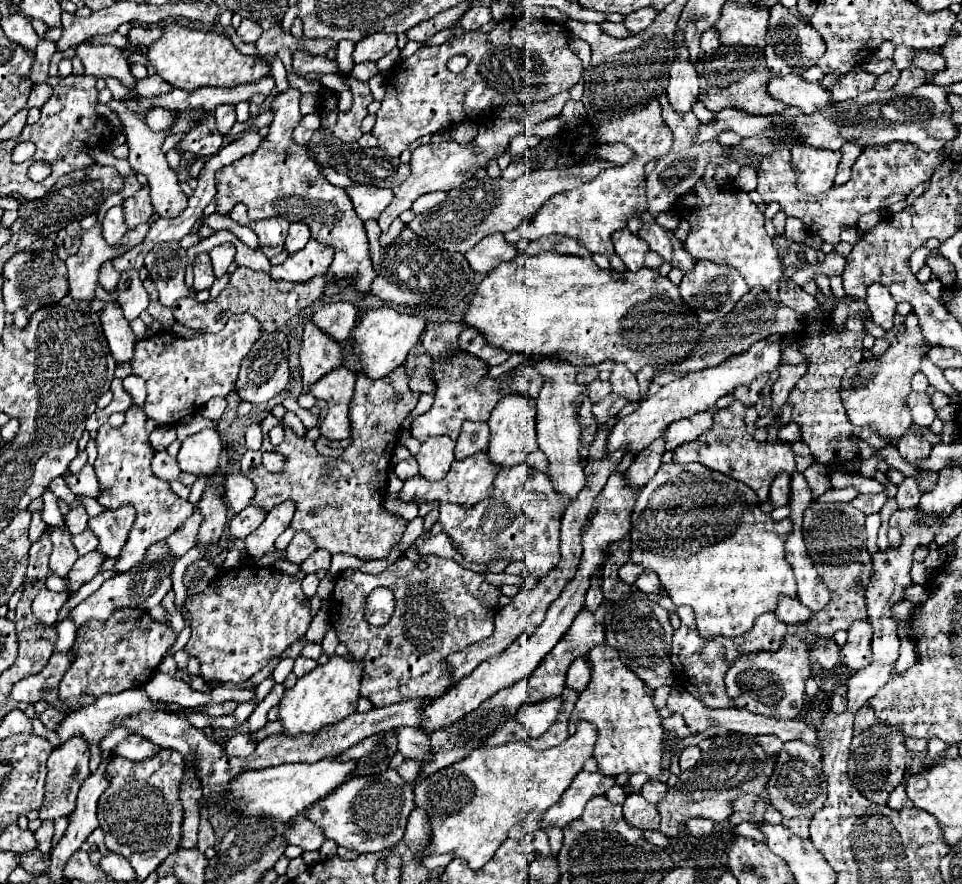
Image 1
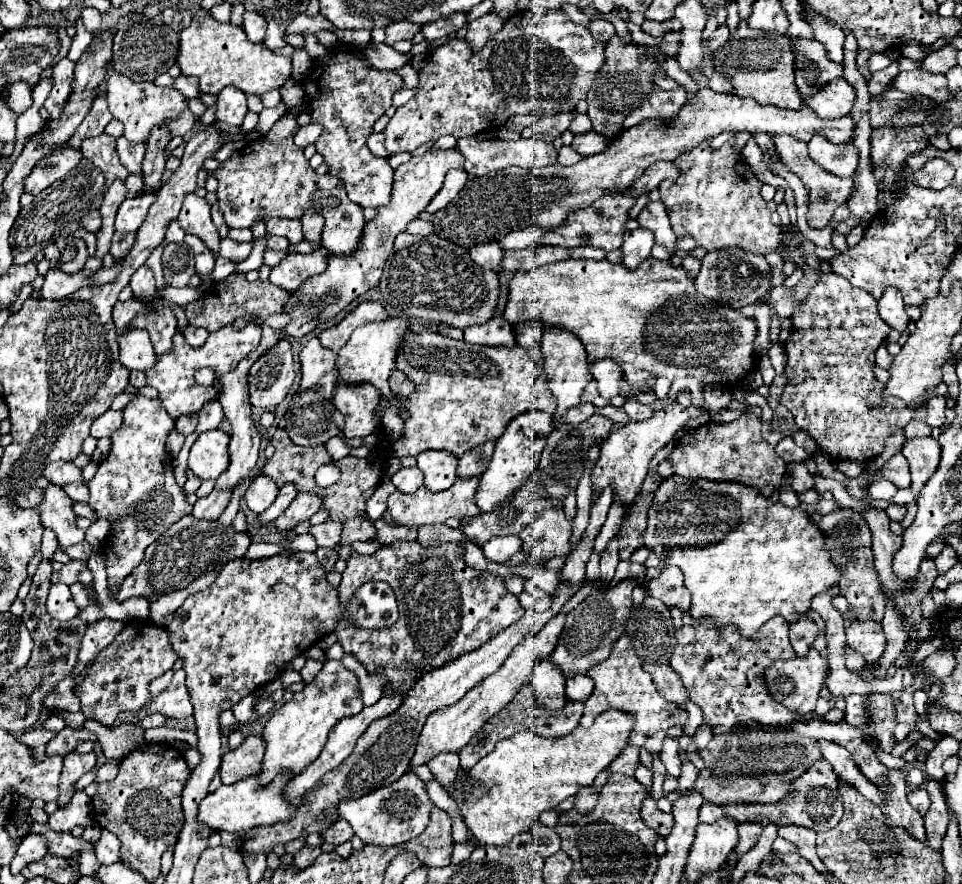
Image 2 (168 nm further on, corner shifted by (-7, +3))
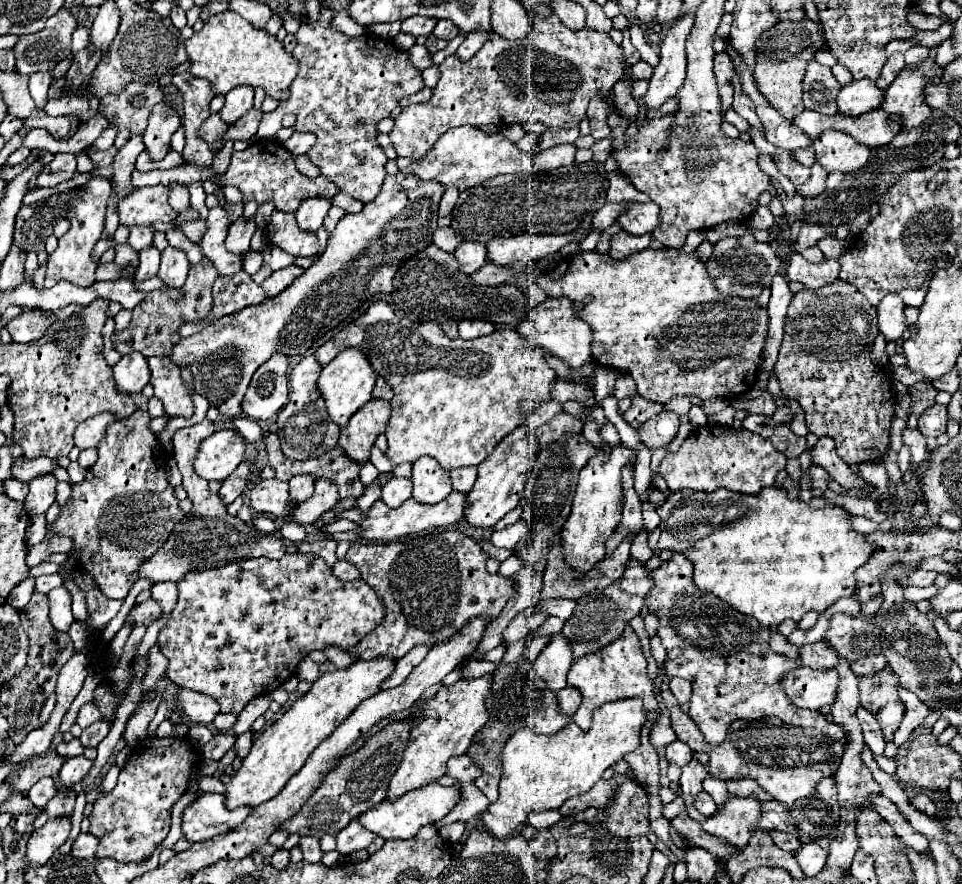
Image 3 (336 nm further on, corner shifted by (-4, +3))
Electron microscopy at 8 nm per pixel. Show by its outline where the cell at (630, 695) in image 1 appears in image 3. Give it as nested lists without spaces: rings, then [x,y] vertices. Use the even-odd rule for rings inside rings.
[[[627,625],[623,629],[621,637],[615,639],[611,645],[605,645],[599,651],[587,653],[581,659],[577,659],[573,663],[573,667],[571,667],[571,671],[569,671],[567,685],[577,687],[581,697],[583,697],[581,707],[577,709],[575,719],[573,719],[581,729],[589,729],[589,721],[591,721],[593,709],[601,707],[607,701],[641,697],[643,705],[647,707],[647,713],[657,709],[657,699],[655,699],[655,693],[653,693],[653,683],[647,677],[647,661],[645,661],[639,637],[631,629],[631,625]]]

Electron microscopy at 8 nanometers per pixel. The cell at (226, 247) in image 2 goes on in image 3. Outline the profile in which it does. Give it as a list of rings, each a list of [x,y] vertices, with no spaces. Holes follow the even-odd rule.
[[[243,215],[237,217],[237,219],[231,223],[231,227],[229,227],[227,249],[229,249],[229,251],[247,253],[253,233],[255,233],[255,217],[251,217],[251,219],[245,219]]]

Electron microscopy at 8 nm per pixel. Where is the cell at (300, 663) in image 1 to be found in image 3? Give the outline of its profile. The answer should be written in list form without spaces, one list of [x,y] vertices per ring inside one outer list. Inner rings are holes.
[[[311,657],[303,659],[303,663],[299,665],[299,671],[297,671],[297,677],[313,683],[313,681],[319,677],[319,665],[317,665]]]

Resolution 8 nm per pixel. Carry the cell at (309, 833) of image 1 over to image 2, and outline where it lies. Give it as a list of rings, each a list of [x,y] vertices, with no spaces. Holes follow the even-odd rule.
[[[338,819],[334,825],[330,825],[326,831],[322,831],[322,841],[324,843],[332,843],[332,845],[340,845],[344,841],[352,839],[352,831],[350,825],[344,819]]]

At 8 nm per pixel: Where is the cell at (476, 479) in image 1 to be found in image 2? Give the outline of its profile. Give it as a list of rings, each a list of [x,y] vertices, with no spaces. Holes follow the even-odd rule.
[[[458,477],[454,485],[442,493],[432,493],[426,487],[420,487],[416,493],[402,493],[394,491],[388,497],[388,511],[384,513],[386,523],[396,523],[396,525],[410,525],[410,527],[420,527],[420,525],[440,525],[448,517],[474,517],[480,513],[480,507],[476,505],[476,491],[478,491],[480,477],[468,477],[462,479]]]

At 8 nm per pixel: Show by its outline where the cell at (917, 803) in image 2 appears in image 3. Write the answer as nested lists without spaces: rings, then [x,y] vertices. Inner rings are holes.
[[[915,795],[915,797],[911,797],[909,801],[911,801],[911,805],[913,805],[917,811],[921,811],[921,813],[925,813],[925,815],[929,815],[929,817],[937,815],[937,809],[935,809],[933,801],[931,801],[927,795]]]

